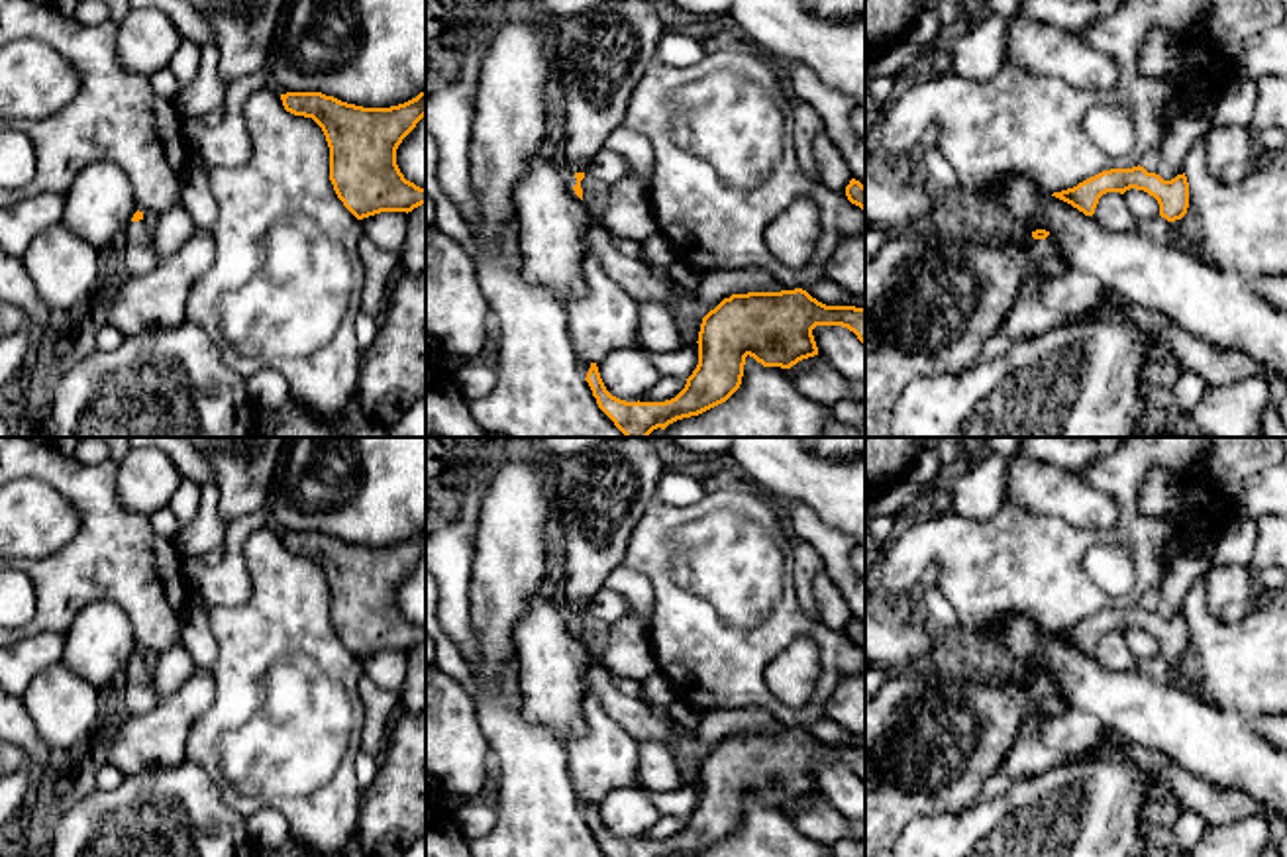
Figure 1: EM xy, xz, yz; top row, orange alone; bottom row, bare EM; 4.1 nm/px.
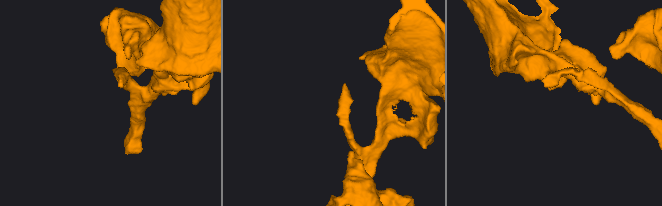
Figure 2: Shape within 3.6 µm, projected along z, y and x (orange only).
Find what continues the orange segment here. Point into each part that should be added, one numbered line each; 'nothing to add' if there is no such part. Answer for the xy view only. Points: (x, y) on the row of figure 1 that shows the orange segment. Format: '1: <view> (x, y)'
1: xy (138, 253)

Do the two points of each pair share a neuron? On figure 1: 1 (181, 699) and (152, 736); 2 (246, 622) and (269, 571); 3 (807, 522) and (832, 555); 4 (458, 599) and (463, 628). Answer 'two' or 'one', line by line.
1: one
2: one
3: one
4: one

